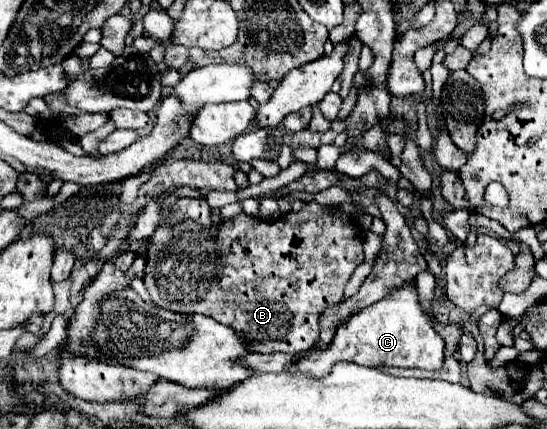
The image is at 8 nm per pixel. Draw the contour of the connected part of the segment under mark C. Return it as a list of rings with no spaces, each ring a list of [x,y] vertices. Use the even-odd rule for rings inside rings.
[[[403,285],[403,289],[395,289],[389,293],[389,297],[385,297],[383,301],[363,309],[361,313],[353,315],[349,319],[347,325],[341,325],[333,337],[333,343],[329,343],[323,351],[321,349],[313,349],[307,351],[299,361],[295,361],[291,365],[291,373],[303,373],[309,375],[311,379],[319,379],[321,375],[329,375],[331,367],[337,361],[349,361],[349,363],[357,363],[357,365],[365,365],[365,367],[419,367],[419,369],[429,369],[435,371],[443,365],[443,339],[439,339],[437,331],[431,327],[431,319],[433,315],[425,313],[423,307],[419,305],[417,299],[417,289],[415,285]]]

